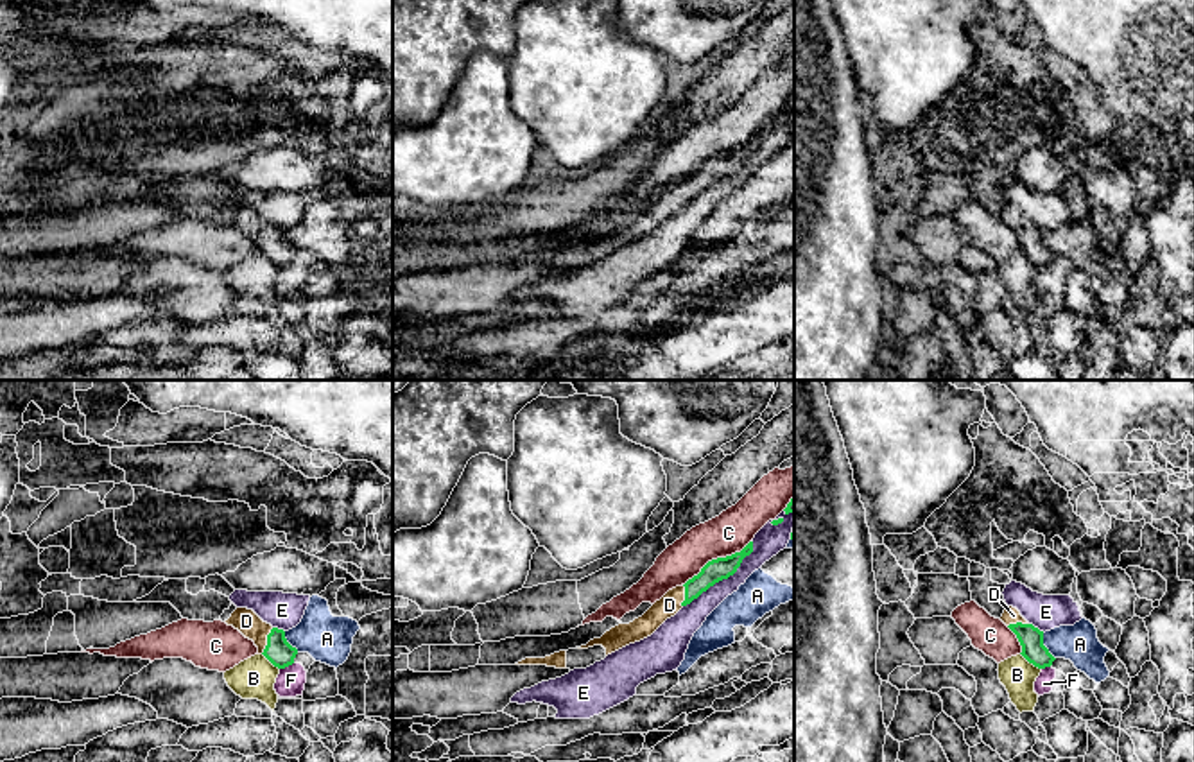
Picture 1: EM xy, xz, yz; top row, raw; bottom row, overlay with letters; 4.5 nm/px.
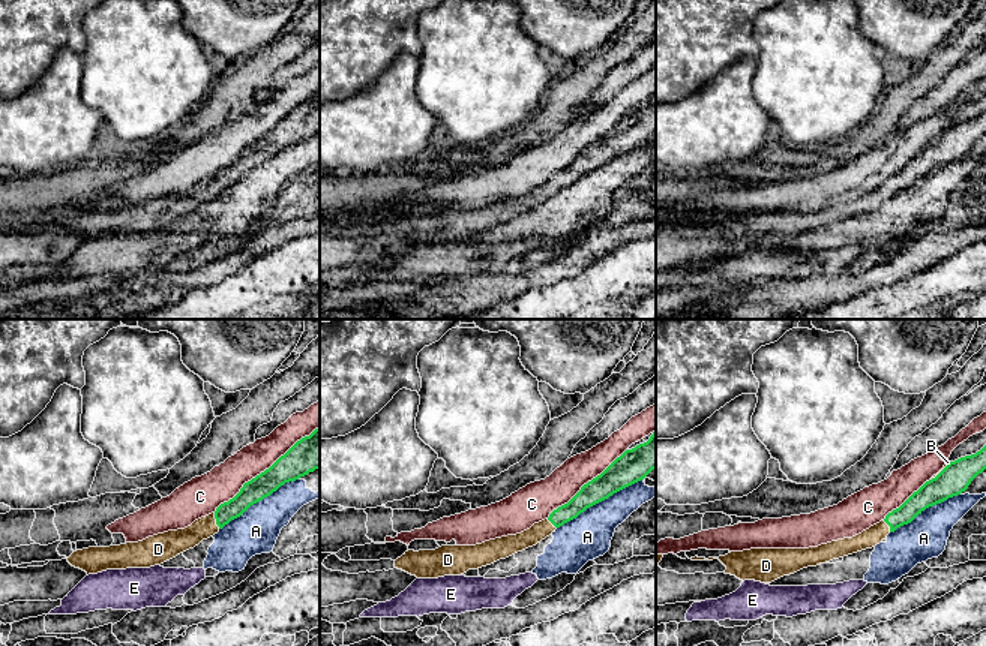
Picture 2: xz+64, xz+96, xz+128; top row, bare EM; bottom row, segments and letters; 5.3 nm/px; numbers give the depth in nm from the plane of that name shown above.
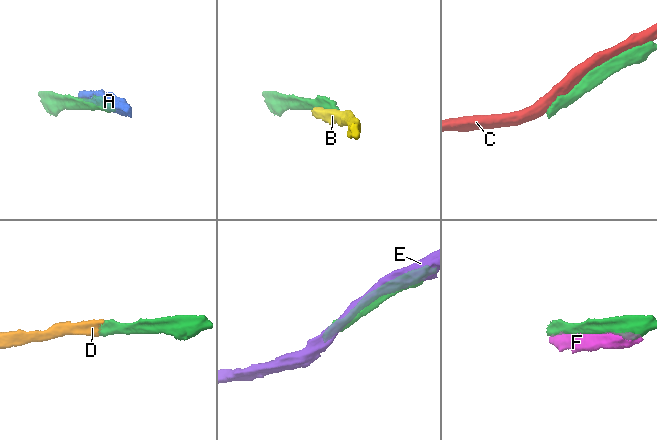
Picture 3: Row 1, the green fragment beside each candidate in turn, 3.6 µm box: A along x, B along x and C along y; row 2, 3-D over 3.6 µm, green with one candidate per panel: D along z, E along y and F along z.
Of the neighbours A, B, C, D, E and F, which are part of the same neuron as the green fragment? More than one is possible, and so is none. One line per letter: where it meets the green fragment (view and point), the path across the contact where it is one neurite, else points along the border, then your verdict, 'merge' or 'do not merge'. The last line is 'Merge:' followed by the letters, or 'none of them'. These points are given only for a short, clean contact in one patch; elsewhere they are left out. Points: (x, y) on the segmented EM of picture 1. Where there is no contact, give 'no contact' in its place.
A: yz (1044, 646) | do not merge
B: yz (1031, 662) | along yz (1020, 653), (1040, 669) | do not merge
C: xz (718, 558) | do not merge
D: xy (268, 640) | across xy (278, 651), (268, 640), (246, 621) | merge
E: xz (723, 578) | do not merge
F: xy (285, 666) | do not merge
Merge: D

